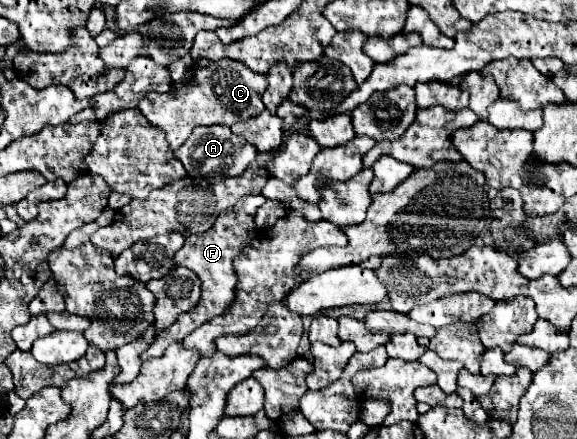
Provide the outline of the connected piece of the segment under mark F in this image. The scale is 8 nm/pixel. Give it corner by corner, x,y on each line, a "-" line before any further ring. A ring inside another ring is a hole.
232,209
230,211
222,211
208,231
186,237
186,243
174,255
174,261
176,261
176,265
194,269
198,273
198,277
202,279
202,297
198,301
198,307
194,307
192,311
180,315
178,321
172,327
164,329
158,335
158,343
152,343
142,353
144,361
148,361
152,357
162,357
164,351
168,349
168,345
180,343
188,333
192,333
194,329
198,329
202,323
206,323
212,317
224,315
230,309
230,305
234,303
236,285
238,285
238,275
234,271
234,257
238,257
248,243
250,243
250,233
246,229
242,229
242,225
236,219
236,211
232,211

